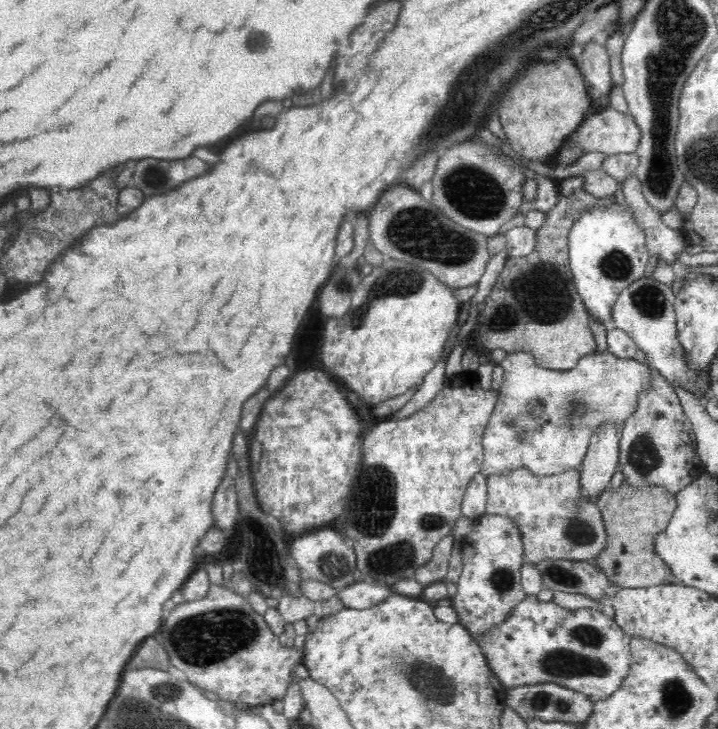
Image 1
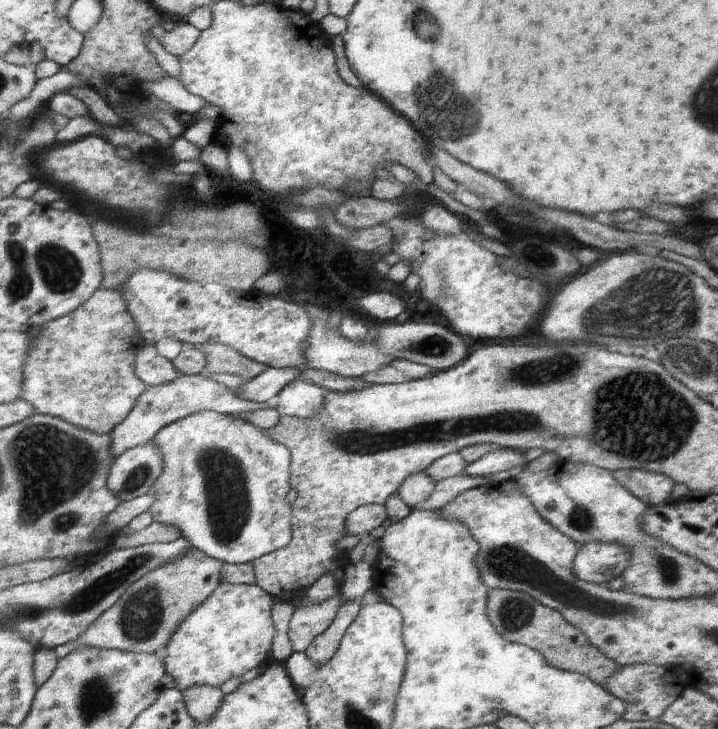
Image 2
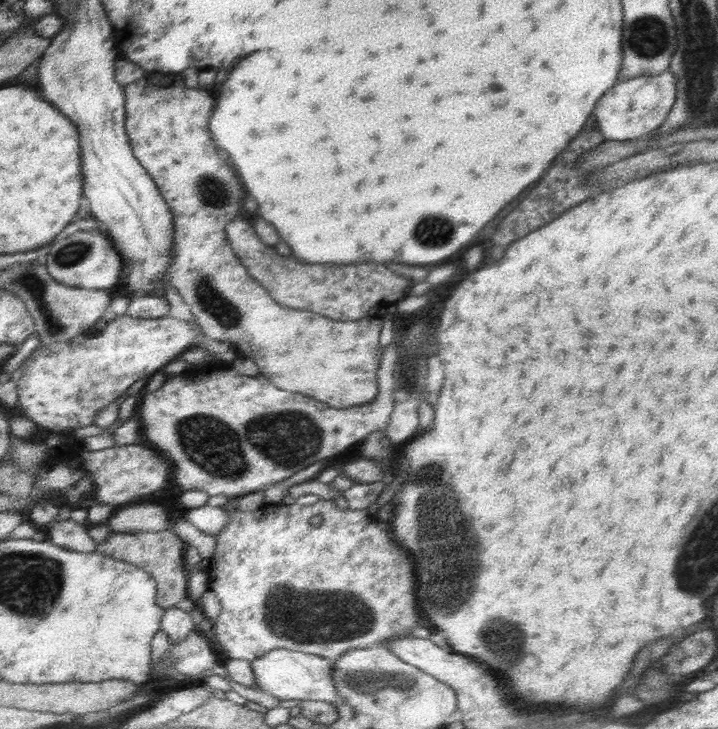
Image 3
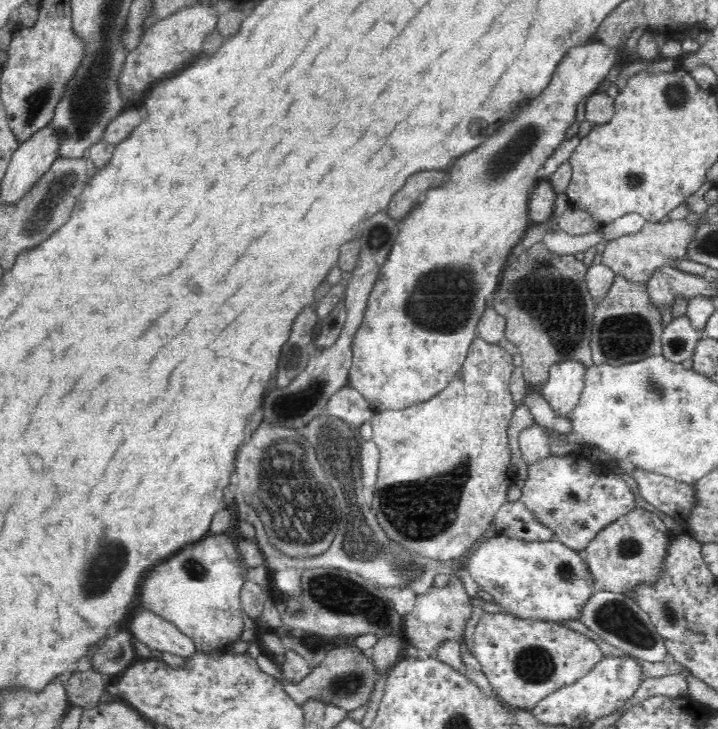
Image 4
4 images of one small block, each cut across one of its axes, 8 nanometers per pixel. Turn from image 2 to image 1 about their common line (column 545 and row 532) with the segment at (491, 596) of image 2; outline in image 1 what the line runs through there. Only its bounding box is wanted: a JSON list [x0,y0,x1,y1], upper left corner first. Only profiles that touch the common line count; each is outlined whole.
[590,480,676,588]

